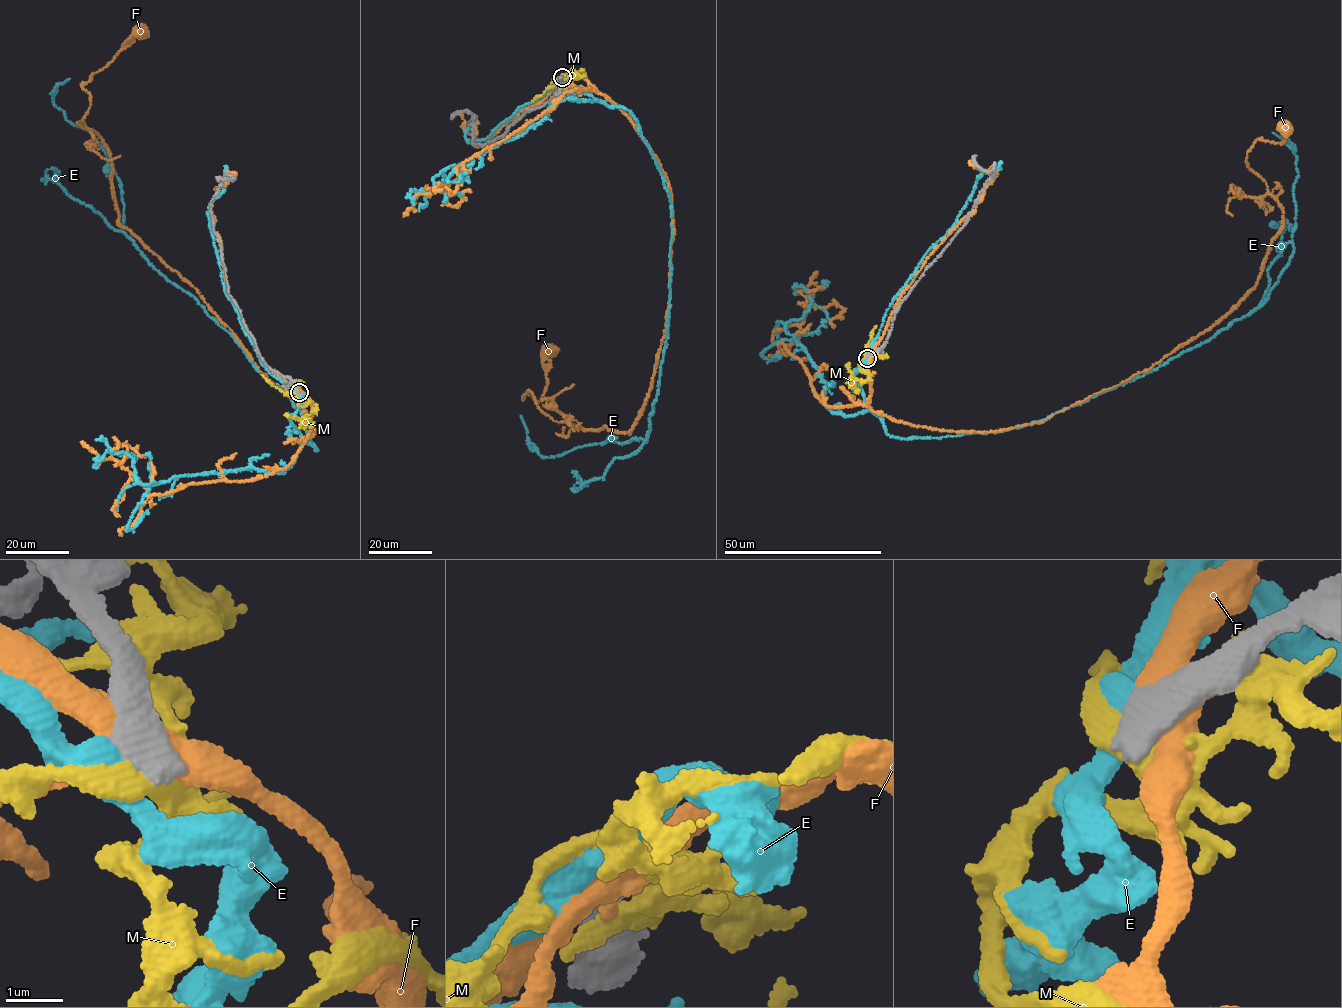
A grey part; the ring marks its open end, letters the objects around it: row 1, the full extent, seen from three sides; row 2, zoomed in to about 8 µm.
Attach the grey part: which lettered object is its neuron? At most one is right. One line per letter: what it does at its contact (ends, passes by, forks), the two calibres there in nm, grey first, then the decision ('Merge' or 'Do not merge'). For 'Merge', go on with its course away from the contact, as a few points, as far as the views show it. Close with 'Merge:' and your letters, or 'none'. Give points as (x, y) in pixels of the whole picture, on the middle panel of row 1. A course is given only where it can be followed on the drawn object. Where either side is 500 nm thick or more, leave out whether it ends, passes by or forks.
E: Thickness 650 nm (grey) against 480 nm. Do not merge
F: Thickness 700 nm (grey) against 480 nm. Do not merge
M: Thickness 600 nm (grey) against 400 nm. Do not merge
Merge: none

